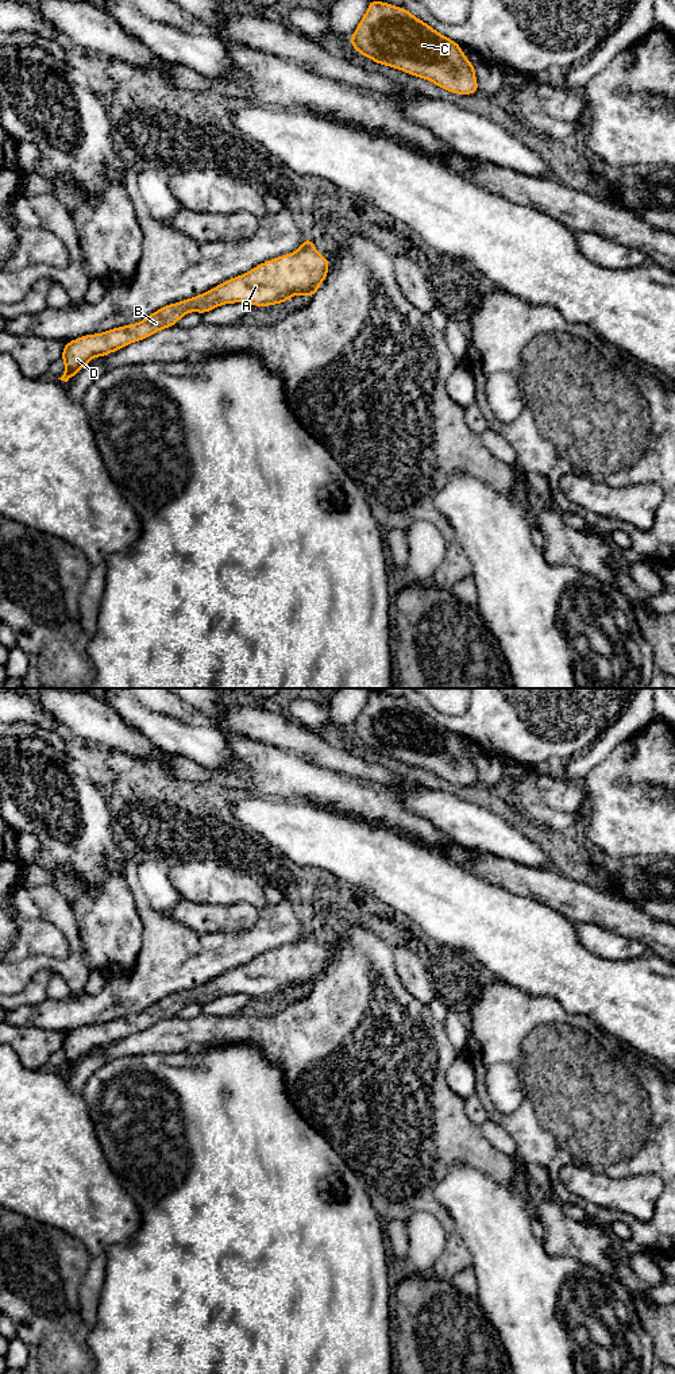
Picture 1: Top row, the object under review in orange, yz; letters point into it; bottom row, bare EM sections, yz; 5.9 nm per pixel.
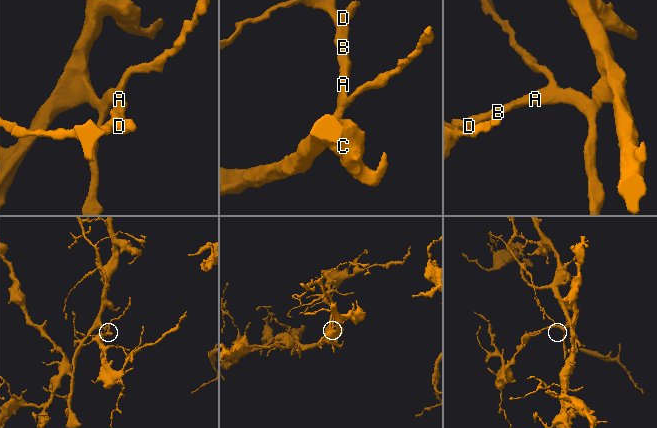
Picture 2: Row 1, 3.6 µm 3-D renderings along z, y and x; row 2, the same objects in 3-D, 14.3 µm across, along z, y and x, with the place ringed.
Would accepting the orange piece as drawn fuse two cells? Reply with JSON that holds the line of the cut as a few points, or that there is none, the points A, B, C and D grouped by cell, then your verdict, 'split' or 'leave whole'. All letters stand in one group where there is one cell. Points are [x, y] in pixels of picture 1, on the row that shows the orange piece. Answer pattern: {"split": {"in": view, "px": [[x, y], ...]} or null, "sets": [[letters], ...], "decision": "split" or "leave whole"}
{"split": null, "sets": [["A", "B", "C", "D"]], "decision": "leave whole"}

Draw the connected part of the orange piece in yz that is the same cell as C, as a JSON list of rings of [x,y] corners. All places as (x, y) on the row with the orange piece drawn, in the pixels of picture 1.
[[[370,0],[348,42],[378,65],[428,80],[451,93],[479,92],[475,67],[460,45],[405,8]]]

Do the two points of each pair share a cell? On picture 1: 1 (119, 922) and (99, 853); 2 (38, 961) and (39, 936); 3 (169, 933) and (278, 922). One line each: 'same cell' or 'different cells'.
1: same cell
2: different cells
3: same cell

